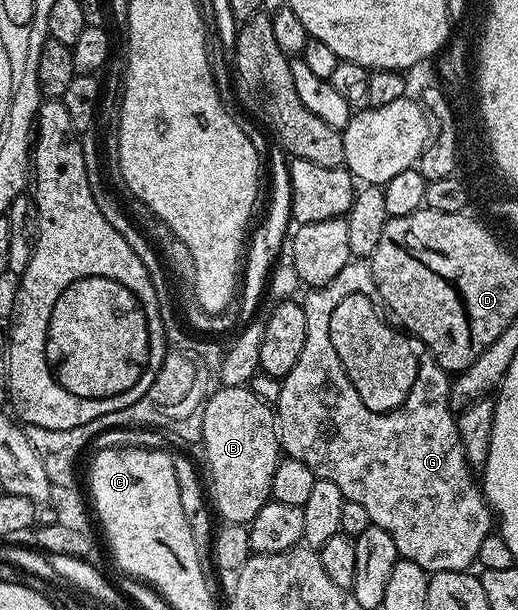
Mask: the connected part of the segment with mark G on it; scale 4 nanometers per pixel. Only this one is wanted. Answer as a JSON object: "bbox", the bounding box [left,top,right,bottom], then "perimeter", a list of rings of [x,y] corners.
{"bbox":[277,259,493,575],"perimeter":[[[363,259],[352,260],[323,288],[312,288],[307,293],[307,301],[302,302],[307,316],[305,347],[301,347],[297,363],[293,363],[293,371],[282,377],[283,386],[277,402],[277,428],[282,452],[305,463],[318,480],[334,483],[344,501],[361,503],[361,507],[369,511],[371,523],[393,535],[393,543],[402,560],[415,561],[417,567],[429,575],[470,570],[471,564],[474,566],[478,562],[481,542],[493,532],[493,510],[487,504],[461,443],[459,422],[451,407],[452,378],[434,357],[424,356],[419,362],[419,376],[403,405],[388,413],[369,411],[350,382],[329,337],[333,309],[341,299],[354,293],[374,299],[379,295],[371,266]]]}

